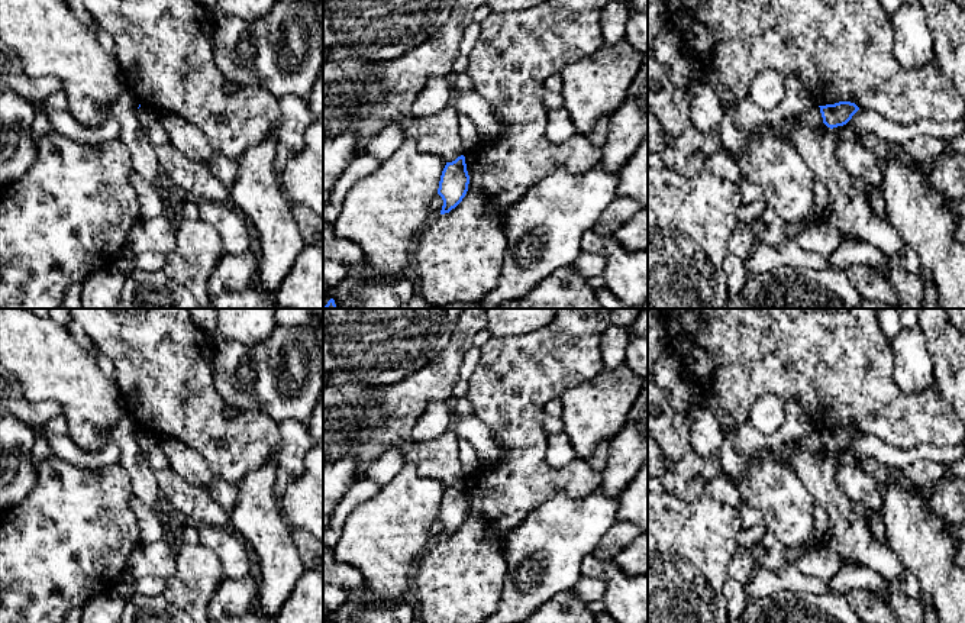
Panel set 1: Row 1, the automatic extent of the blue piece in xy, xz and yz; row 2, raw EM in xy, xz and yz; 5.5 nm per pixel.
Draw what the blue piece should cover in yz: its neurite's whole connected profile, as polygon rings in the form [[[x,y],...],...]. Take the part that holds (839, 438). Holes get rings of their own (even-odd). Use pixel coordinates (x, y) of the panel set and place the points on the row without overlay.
[[[839,426],[835,429],[826,429],[819,432],[823,448],[830,453],[846,449],[859,435],[859,432],[851,426]]]

